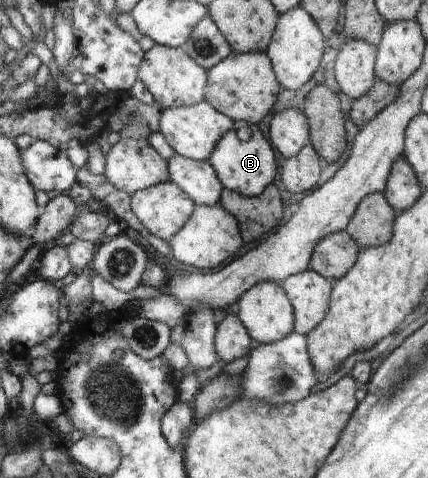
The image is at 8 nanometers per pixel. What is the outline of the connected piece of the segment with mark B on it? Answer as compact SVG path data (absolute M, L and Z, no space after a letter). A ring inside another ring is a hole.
M243 121L234 122L233 128L217 142L208 163L215 169L224 188L246 197L259 196L277 172L273 146L265 139L258 124Z

